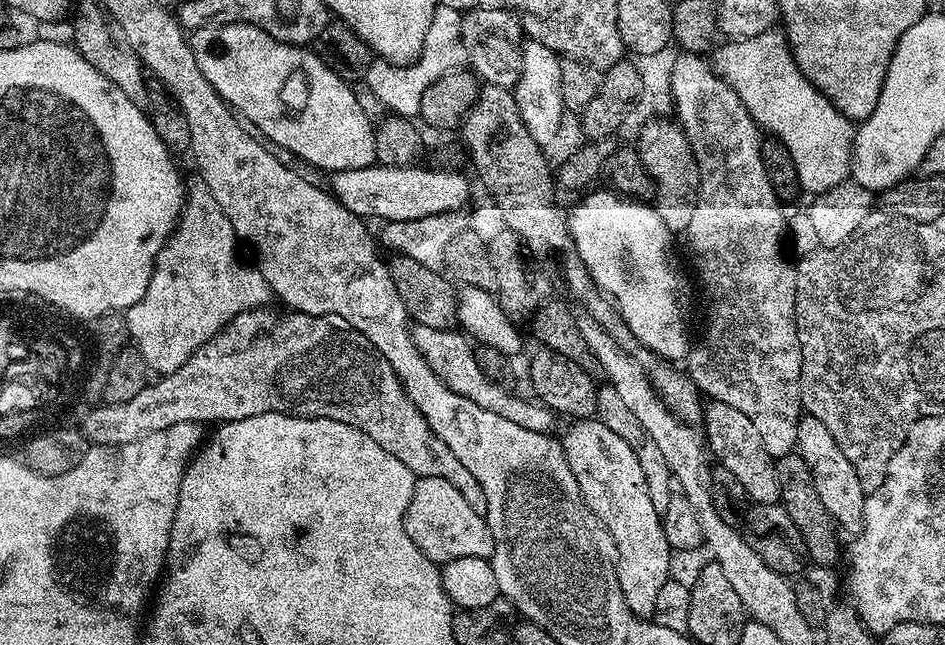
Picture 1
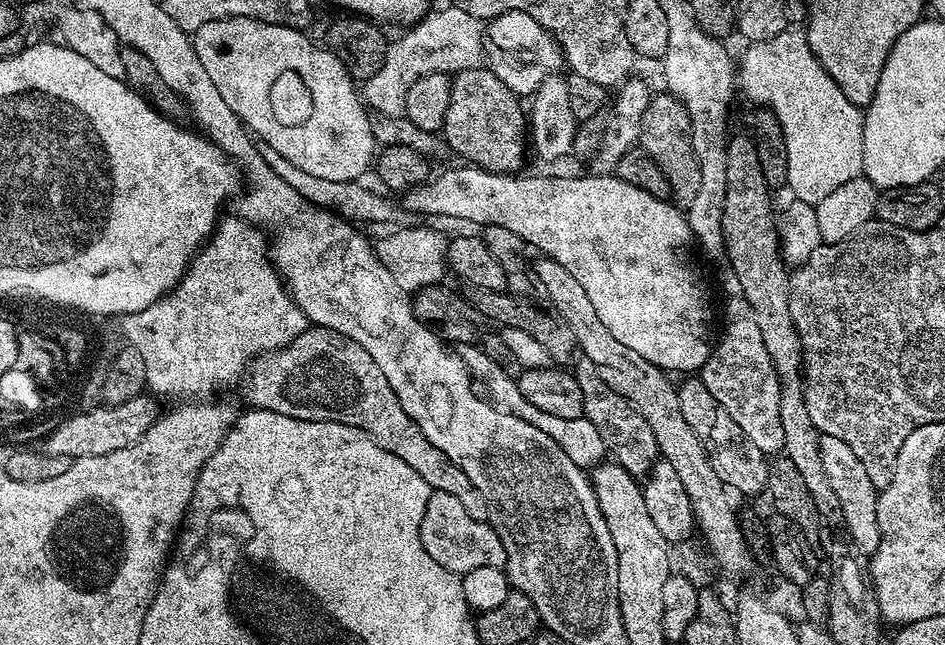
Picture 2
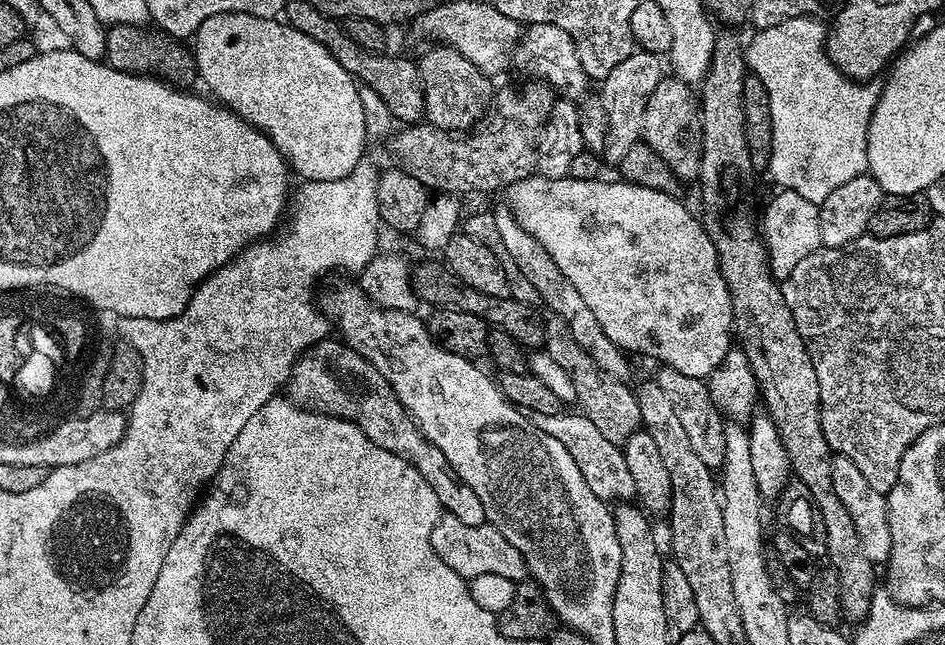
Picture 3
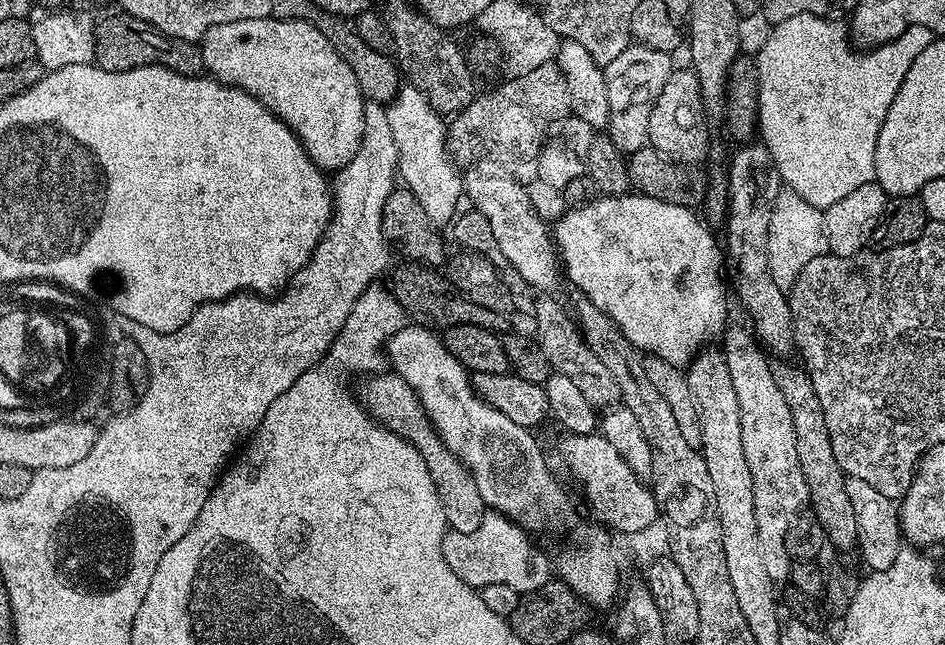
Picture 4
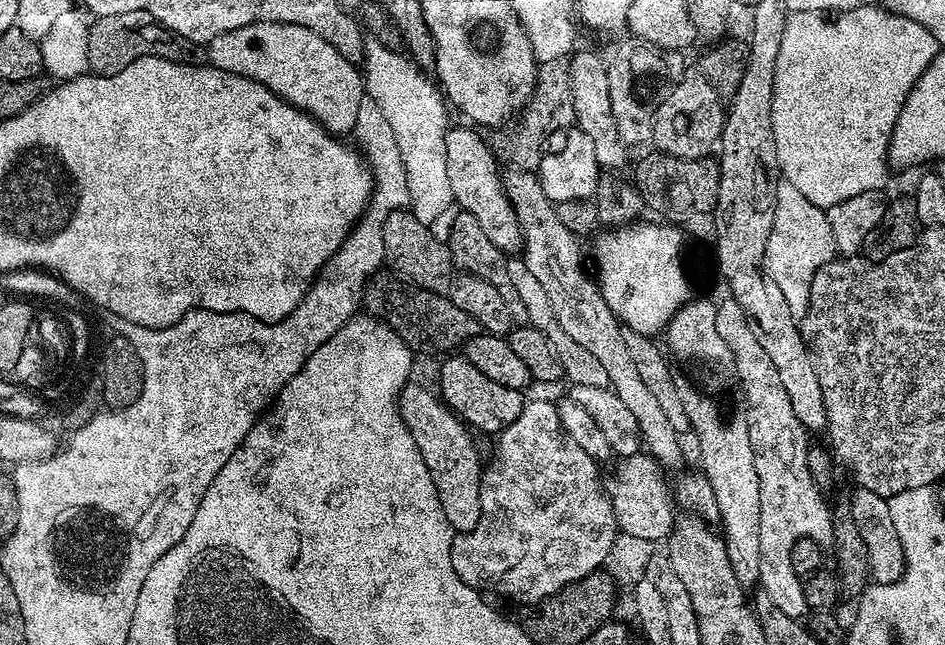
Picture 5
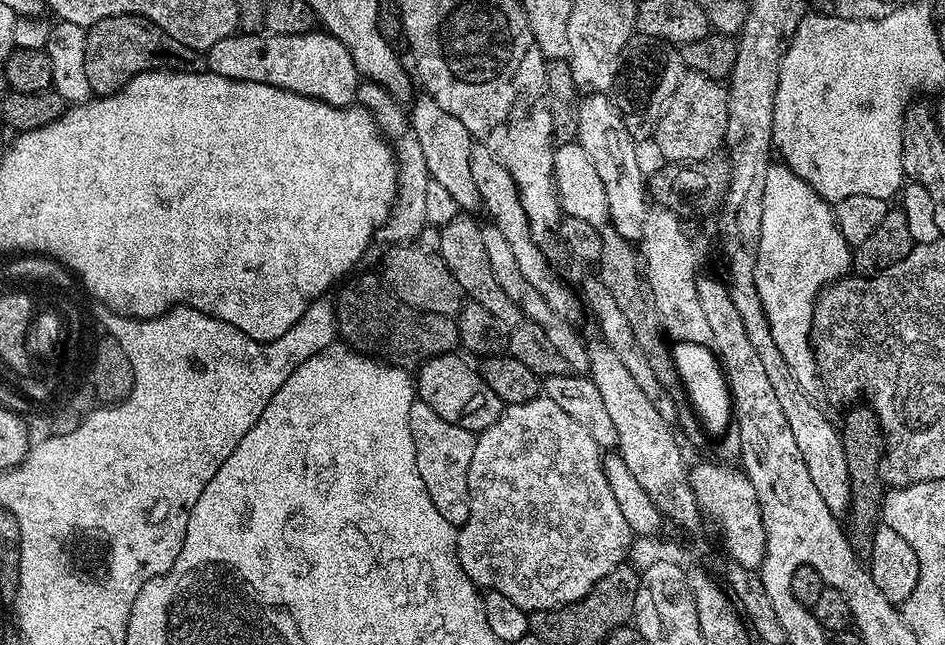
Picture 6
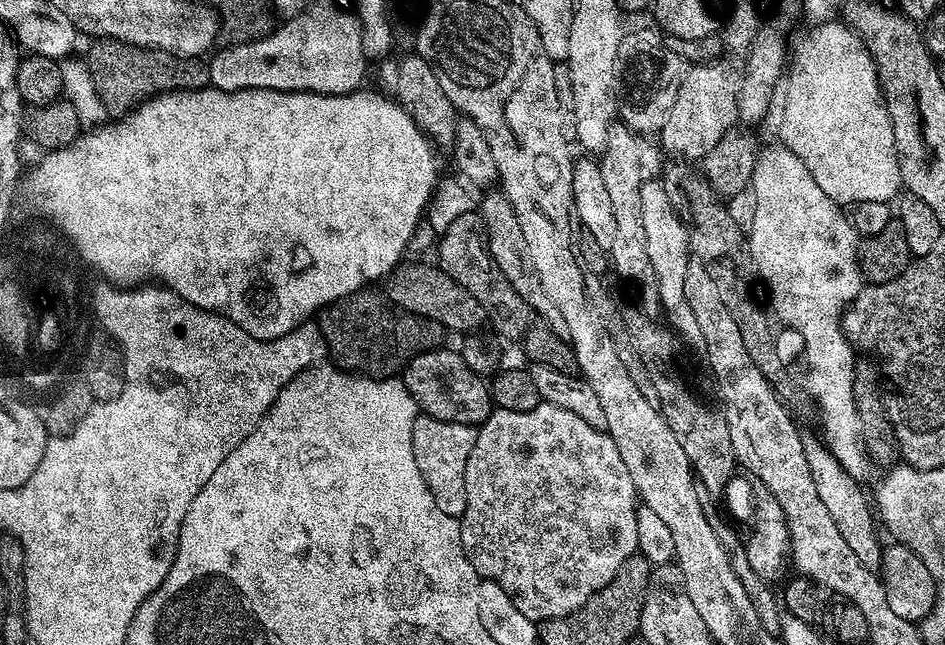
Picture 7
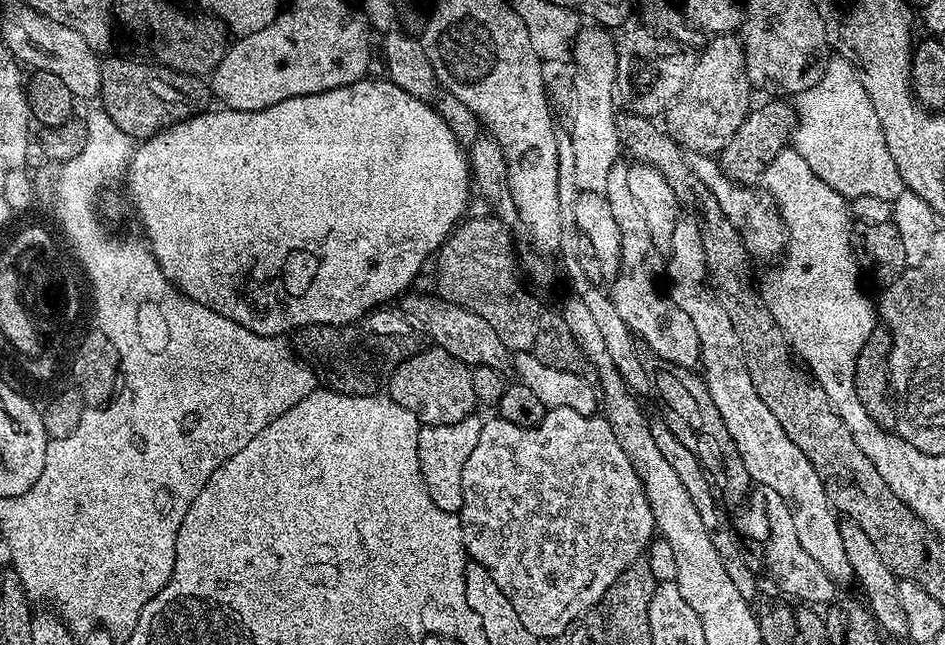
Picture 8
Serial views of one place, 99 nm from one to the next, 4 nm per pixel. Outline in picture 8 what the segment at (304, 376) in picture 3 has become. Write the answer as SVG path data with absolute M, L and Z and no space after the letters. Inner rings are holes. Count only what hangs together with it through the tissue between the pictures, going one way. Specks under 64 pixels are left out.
M473 414L462 418L462 422L429 424L421 427L418 434L418 462L422 478L426 482L426 490L430 490L430 498L434 498L434 506L443 512L459 513L462 506L462 466L466 466L466 458L470 458L474 446L478 446L484 425L484 420L478 417Z

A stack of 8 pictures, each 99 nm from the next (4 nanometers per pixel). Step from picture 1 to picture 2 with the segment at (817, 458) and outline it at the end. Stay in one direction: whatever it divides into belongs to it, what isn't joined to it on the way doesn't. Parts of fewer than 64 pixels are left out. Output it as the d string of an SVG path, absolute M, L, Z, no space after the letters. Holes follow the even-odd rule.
M821 435L820 454L822 467L826 469L826 478L830 478L830 487L834 490L839 504L842 505L843 531L851 540L861 557L871 558L878 550L880 531L878 530L878 490L874 482L870 482L870 474L866 474L866 466L858 462L858 454L842 442L842 438Z

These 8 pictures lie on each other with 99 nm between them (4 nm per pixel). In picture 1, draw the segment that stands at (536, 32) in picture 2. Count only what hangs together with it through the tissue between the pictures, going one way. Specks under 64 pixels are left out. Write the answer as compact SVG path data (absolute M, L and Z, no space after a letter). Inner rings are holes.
M469 8L460 18L466 64L484 84L515 89L522 70L522 20L506 8Z

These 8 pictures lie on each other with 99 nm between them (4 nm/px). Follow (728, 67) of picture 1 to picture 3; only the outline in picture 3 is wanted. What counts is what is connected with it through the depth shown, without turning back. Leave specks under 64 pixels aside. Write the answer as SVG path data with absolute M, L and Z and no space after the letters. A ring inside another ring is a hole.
M815 15L799 16L790 18L786 22L778 22L778 26L770 26L753 31L752 41L746 44L746 68L751 75L759 78L762 86L772 99L772 153L768 159L767 175L770 174L777 180L780 188L794 190L794 194L802 194L802 198L810 198L810 202L820 204L826 198L830 198L833 190L838 190L845 182L850 182L850 178L858 178L865 175L868 170L868 127L872 121L872 115L876 109L876 104L880 101L881 85L876 82L857 82L851 80L846 74L842 74L830 62L826 41L828 39L828 28L820 20L815 20Z

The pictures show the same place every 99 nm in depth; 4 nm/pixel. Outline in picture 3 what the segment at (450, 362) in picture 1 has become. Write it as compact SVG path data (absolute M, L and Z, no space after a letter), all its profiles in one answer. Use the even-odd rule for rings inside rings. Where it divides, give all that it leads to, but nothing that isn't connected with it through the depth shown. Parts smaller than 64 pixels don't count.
M561 410L558 414L531 413L530 419L538 430L550 434L550 438L558 438L566 450L570 450L570 458L578 462L578 470L582 470L582 478L586 478L586 486L598 494L606 502L628 502L636 495L634 490L634 478L630 478L630 470L626 470L626 458L624 457L621 445L610 442L610 438L602 435L602 430L590 422L582 414L571 416L571 411Z

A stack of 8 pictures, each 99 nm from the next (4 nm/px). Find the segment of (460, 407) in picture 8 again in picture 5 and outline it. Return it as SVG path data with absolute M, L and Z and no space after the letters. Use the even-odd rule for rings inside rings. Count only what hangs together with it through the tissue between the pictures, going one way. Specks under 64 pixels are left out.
M452 354L441 360L444 361L440 364L438 395L465 425L499 434L514 422L514 418L518 418L518 414L522 414L526 403L524 392L510 390L510 386L498 386L498 382L486 378L486 374L482 374L482 370L478 370L478 366L471 364L463 354Z

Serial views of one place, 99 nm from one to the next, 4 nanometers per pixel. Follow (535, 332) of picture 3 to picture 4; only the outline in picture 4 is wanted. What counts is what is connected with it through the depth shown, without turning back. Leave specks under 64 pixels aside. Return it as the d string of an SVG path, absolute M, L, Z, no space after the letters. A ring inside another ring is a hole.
M400 262L396 269L393 267L392 284L390 291L396 300L408 313L409 317L417 325L431 328L433 330L443 330L453 328L459 324L469 324L470 326L482 326L493 330L500 330L504 324L503 315L486 310L474 302L464 299L459 294L454 294L454 289L447 275L438 273L431 267L415 262Z

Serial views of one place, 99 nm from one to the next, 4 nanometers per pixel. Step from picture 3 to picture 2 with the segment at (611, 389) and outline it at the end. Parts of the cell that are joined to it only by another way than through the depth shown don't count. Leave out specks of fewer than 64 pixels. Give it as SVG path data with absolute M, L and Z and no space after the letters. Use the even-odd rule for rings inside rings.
M580 358L575 361L574 375L578 382L578 390L582 390L583 416L594 422L594 430L602 434L602 442L607 455L615 463L622 465L631 476L637 478L647 477L648 471L658 459L654 434L650 434L650 426L639 416L606 382L602 382L602 374L594 366L594 362ZM577 363L577 364L576 364Z

